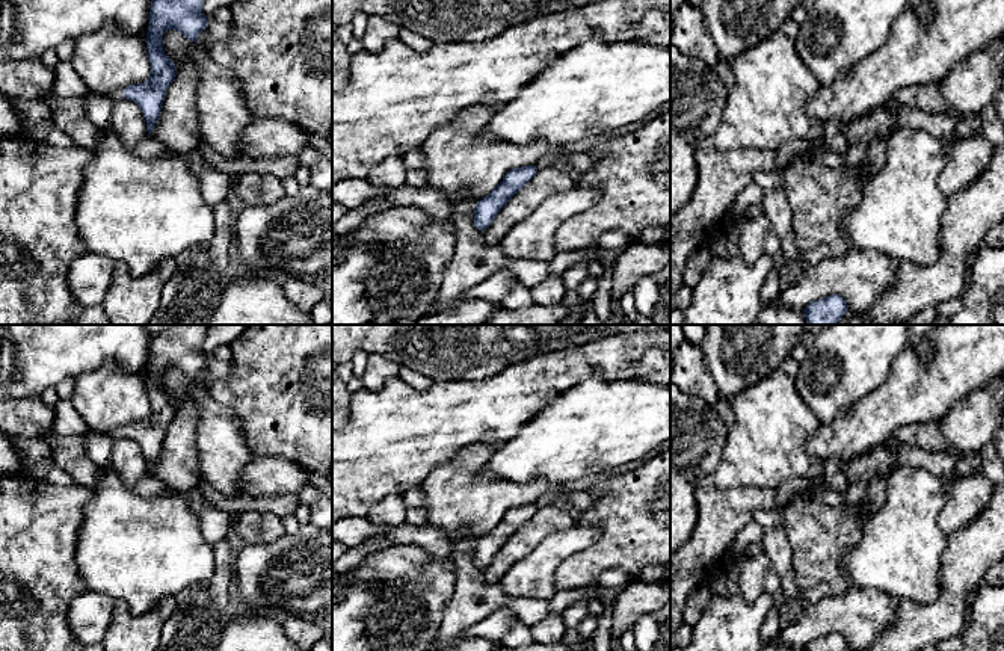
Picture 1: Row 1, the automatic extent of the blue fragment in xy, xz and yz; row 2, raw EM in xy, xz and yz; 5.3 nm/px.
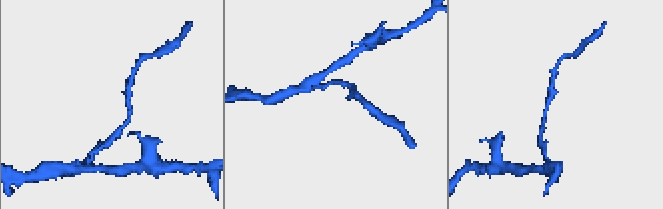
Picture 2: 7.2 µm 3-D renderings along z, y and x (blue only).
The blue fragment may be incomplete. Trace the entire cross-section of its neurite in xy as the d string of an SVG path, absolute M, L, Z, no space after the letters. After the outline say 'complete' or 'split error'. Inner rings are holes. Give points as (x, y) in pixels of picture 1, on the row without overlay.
M174 325L151 340L146 369L151 414L145 421L131 423L109 433L112 440L127 437L140 446L148 474L159 459L166 429L178 412L174 399L163 388L163 373L172 367L196 381L210 358L202 350L208 328L210 325Z; split error

